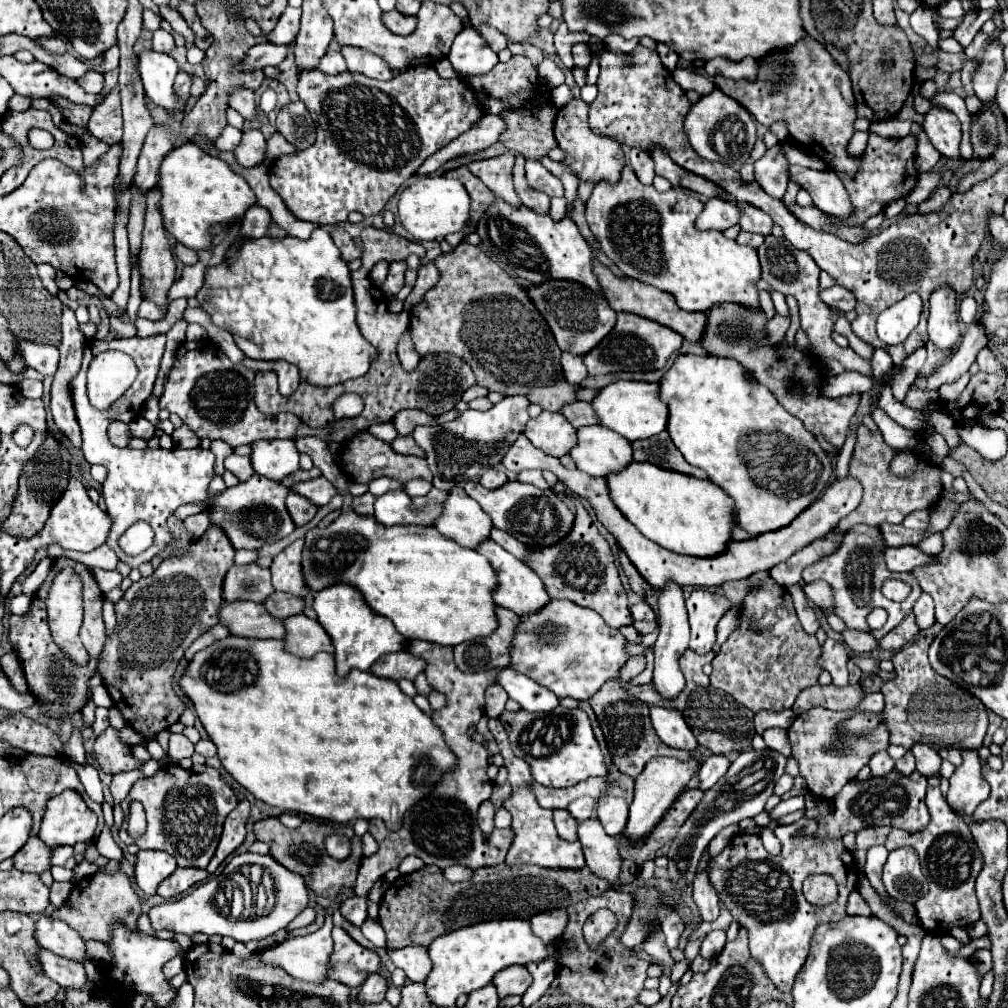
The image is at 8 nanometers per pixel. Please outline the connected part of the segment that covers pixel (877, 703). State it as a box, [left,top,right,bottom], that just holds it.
[856,693,884,711]

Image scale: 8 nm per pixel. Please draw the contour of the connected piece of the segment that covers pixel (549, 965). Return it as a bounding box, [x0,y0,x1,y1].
[522,959,558,1007]

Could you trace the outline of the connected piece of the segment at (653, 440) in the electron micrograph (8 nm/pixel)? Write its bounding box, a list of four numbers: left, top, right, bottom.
[634,431,708,479]

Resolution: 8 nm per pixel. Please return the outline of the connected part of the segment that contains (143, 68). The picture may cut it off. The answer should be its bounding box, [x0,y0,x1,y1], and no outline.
[138,49,186,113]

